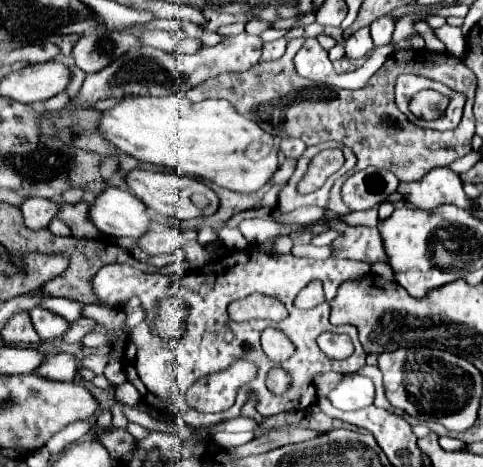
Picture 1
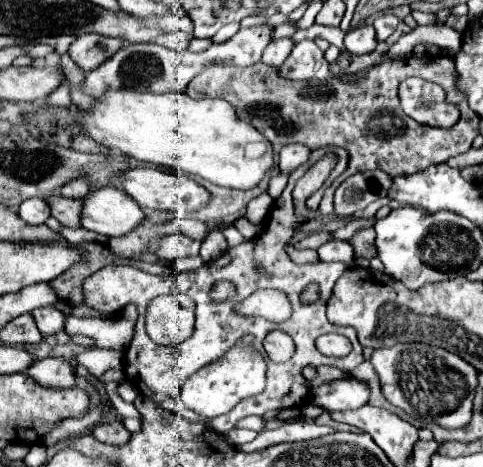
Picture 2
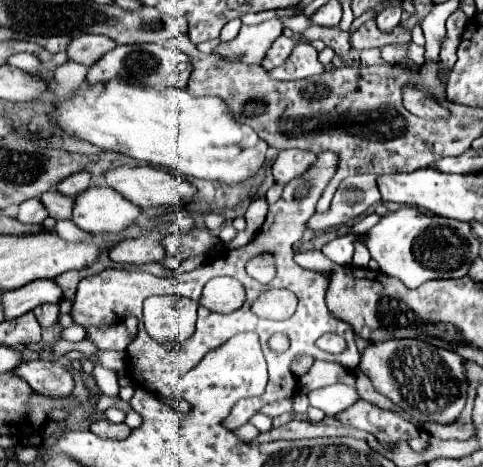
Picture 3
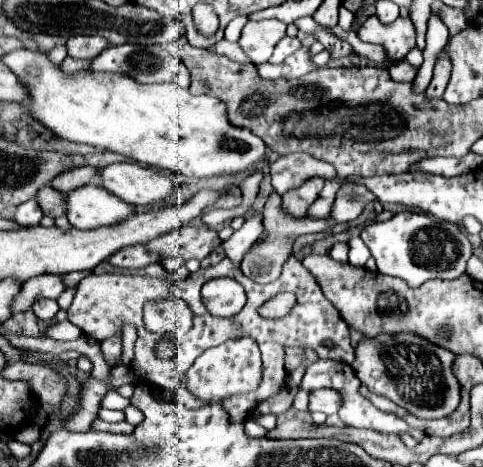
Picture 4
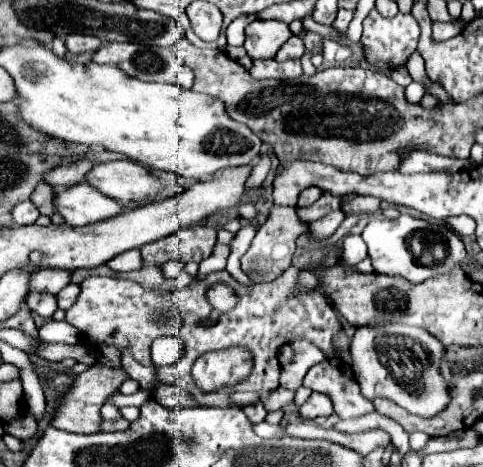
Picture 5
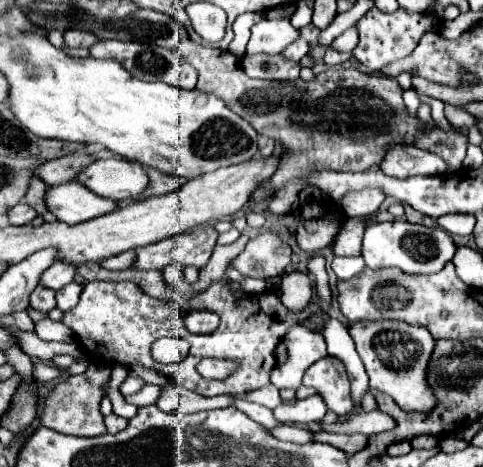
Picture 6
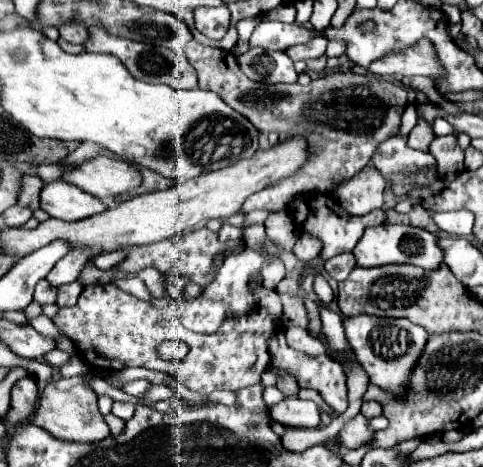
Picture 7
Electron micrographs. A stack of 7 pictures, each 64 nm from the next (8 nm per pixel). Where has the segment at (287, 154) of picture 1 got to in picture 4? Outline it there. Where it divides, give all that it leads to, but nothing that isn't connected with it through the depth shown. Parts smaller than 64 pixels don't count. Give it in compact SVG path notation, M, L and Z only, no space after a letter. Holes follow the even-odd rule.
M288 154L280 156L272 166L272 186L278 196L284 196L290 190L300 188L310 178L336 180L338 174L332 164L320 162L310 154Z

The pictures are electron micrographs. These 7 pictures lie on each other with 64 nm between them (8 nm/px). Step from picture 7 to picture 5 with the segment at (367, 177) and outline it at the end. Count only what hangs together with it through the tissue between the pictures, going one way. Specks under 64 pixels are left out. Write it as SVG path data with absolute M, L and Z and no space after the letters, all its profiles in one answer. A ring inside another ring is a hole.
M356 196L352 200L346 200L342 204L342 212L346 212L346 216L358 216L358 214L372 214L380 210L380 202L374 196Z

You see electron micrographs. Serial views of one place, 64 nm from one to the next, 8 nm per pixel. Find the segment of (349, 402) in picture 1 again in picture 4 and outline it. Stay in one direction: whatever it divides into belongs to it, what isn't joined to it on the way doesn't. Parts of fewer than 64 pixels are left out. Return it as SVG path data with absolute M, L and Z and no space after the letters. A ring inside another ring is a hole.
M328 388L310 392L310 402L308 402L308 412L324 412L324 414L336 414L340 408L340 396L336 392L330 392Z

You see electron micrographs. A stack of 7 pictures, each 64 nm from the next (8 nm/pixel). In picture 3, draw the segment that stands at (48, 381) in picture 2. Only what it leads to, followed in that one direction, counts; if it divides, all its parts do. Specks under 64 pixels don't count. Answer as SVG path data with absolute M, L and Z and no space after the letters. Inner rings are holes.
M22 362L12 370L12 374L24 378L34 392L48 398L66 398L74 388L72 374L56 362Z

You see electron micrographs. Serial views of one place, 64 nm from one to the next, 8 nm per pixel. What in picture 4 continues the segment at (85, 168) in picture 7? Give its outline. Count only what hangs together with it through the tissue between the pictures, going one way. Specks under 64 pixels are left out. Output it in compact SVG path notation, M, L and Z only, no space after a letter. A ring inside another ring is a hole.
M136 162L110 164L100 168L98 174L102 178L102 188L134 206L160 202L174 192L174 184L166 176Z

